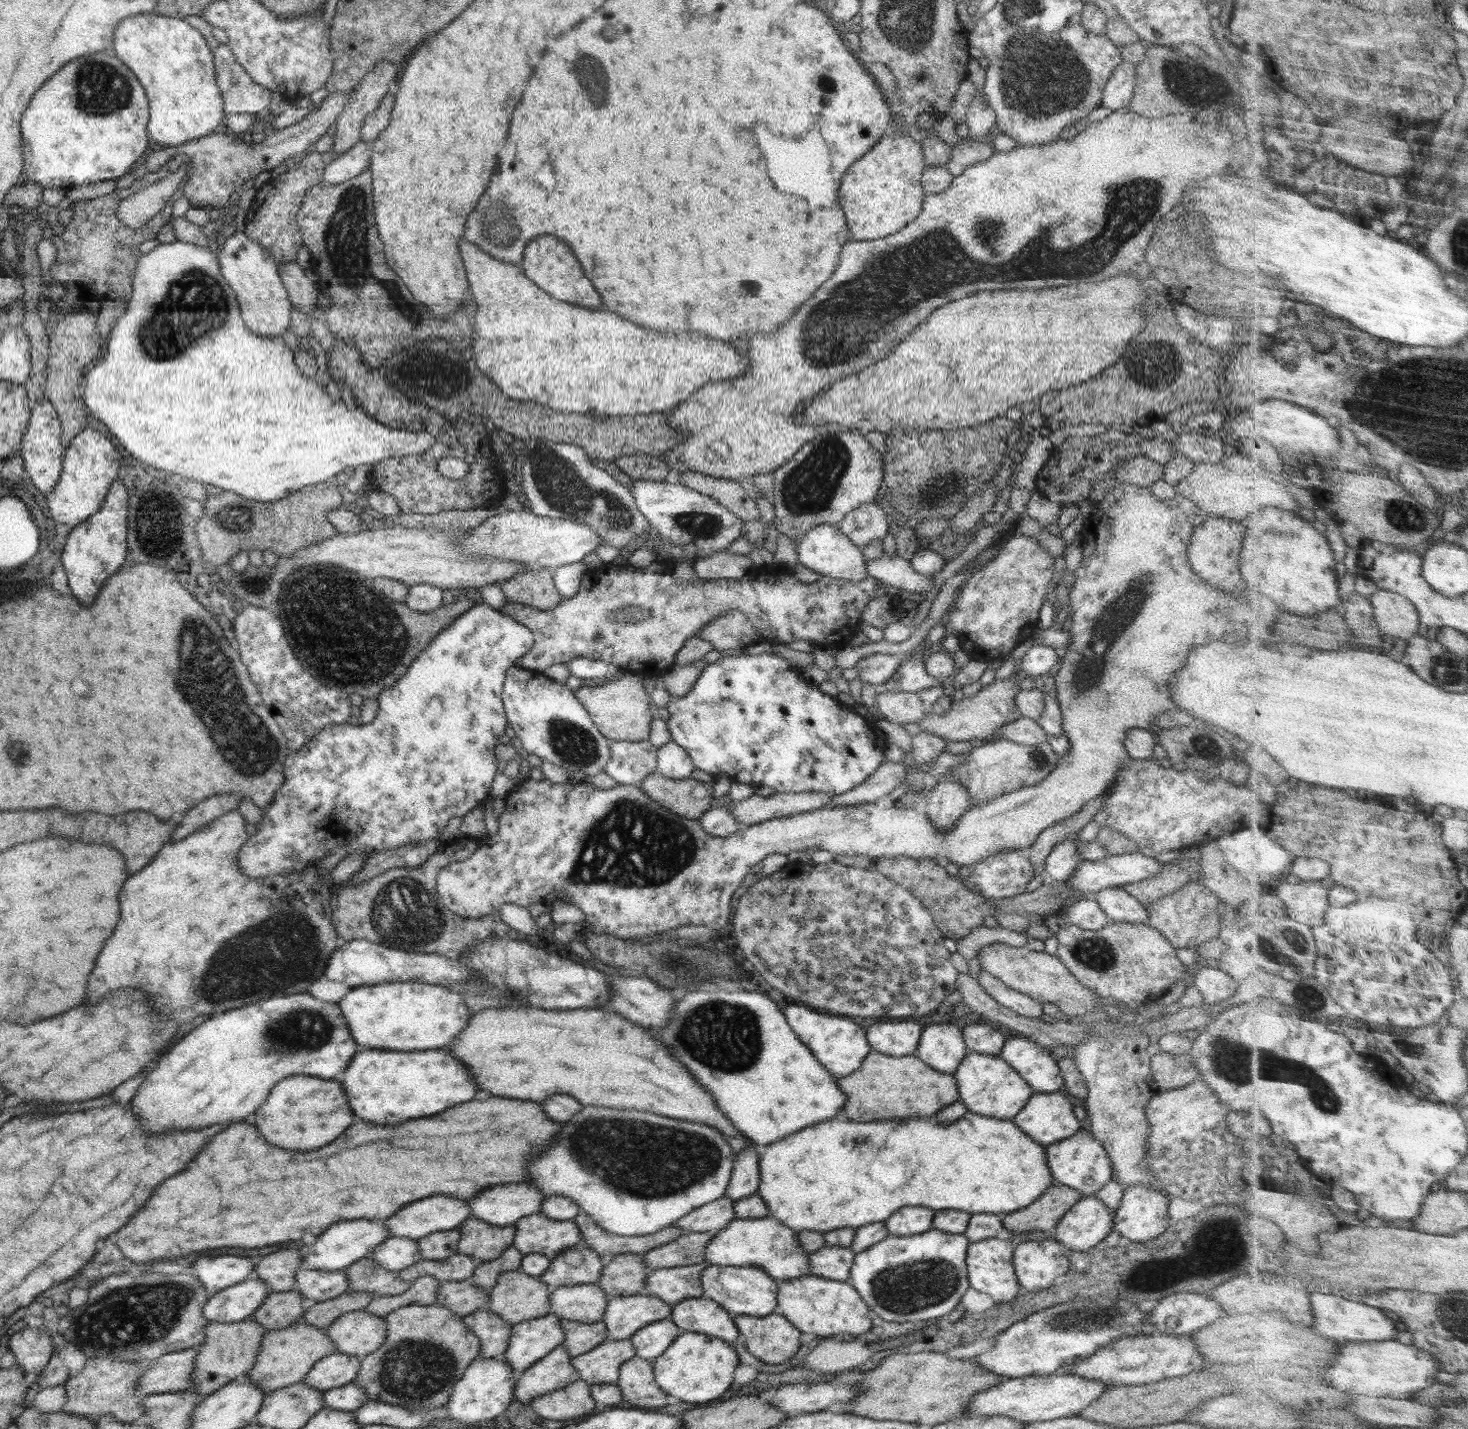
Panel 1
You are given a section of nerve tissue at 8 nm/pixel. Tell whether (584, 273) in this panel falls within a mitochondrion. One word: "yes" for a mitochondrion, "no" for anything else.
no

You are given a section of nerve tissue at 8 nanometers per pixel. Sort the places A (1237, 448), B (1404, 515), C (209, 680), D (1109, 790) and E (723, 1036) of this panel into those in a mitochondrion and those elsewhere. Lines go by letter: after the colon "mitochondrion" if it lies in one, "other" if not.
A: other
B: mitochondrion
C: mitochondrion
D: other
E: mitochondrion

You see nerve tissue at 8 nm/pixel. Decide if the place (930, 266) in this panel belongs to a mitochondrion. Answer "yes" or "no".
yes

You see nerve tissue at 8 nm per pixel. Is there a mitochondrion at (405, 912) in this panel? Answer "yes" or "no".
yes

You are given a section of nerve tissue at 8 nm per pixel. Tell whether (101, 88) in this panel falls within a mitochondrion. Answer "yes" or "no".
yes

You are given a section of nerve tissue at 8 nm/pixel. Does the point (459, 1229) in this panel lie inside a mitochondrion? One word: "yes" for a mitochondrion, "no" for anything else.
no

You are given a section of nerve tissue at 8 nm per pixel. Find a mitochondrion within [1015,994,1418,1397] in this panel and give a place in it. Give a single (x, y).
(1326, 1097)

